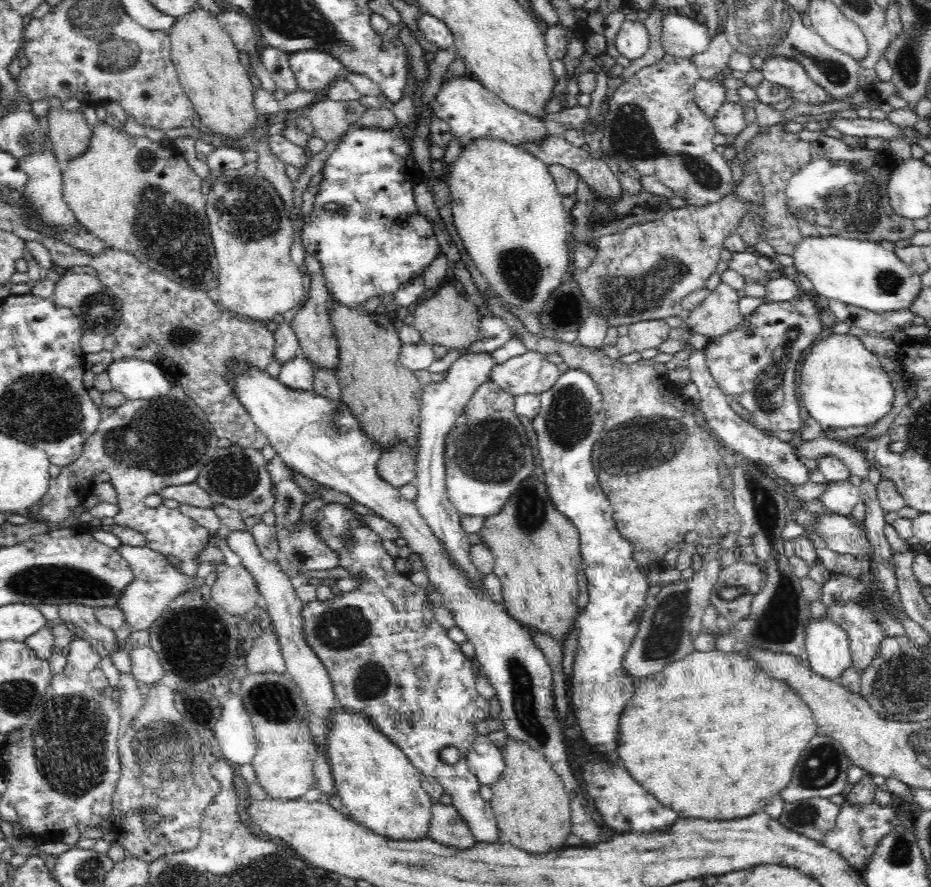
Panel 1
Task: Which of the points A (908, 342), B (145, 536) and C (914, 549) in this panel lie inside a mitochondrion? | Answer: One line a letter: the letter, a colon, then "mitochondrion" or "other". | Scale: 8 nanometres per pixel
A: other
B: other
C: other

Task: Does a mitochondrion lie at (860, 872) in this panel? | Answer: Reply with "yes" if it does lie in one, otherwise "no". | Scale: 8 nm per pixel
no

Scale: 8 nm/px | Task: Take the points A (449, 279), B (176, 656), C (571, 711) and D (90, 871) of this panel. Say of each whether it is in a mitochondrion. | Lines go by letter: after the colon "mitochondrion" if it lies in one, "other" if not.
A: other
B: other
C: other
D: mitochondrion

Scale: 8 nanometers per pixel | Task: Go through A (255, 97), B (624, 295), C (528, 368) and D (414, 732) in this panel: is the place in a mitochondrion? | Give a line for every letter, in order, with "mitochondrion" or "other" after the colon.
A: other
B: mitochondrion
C: other
D: other

